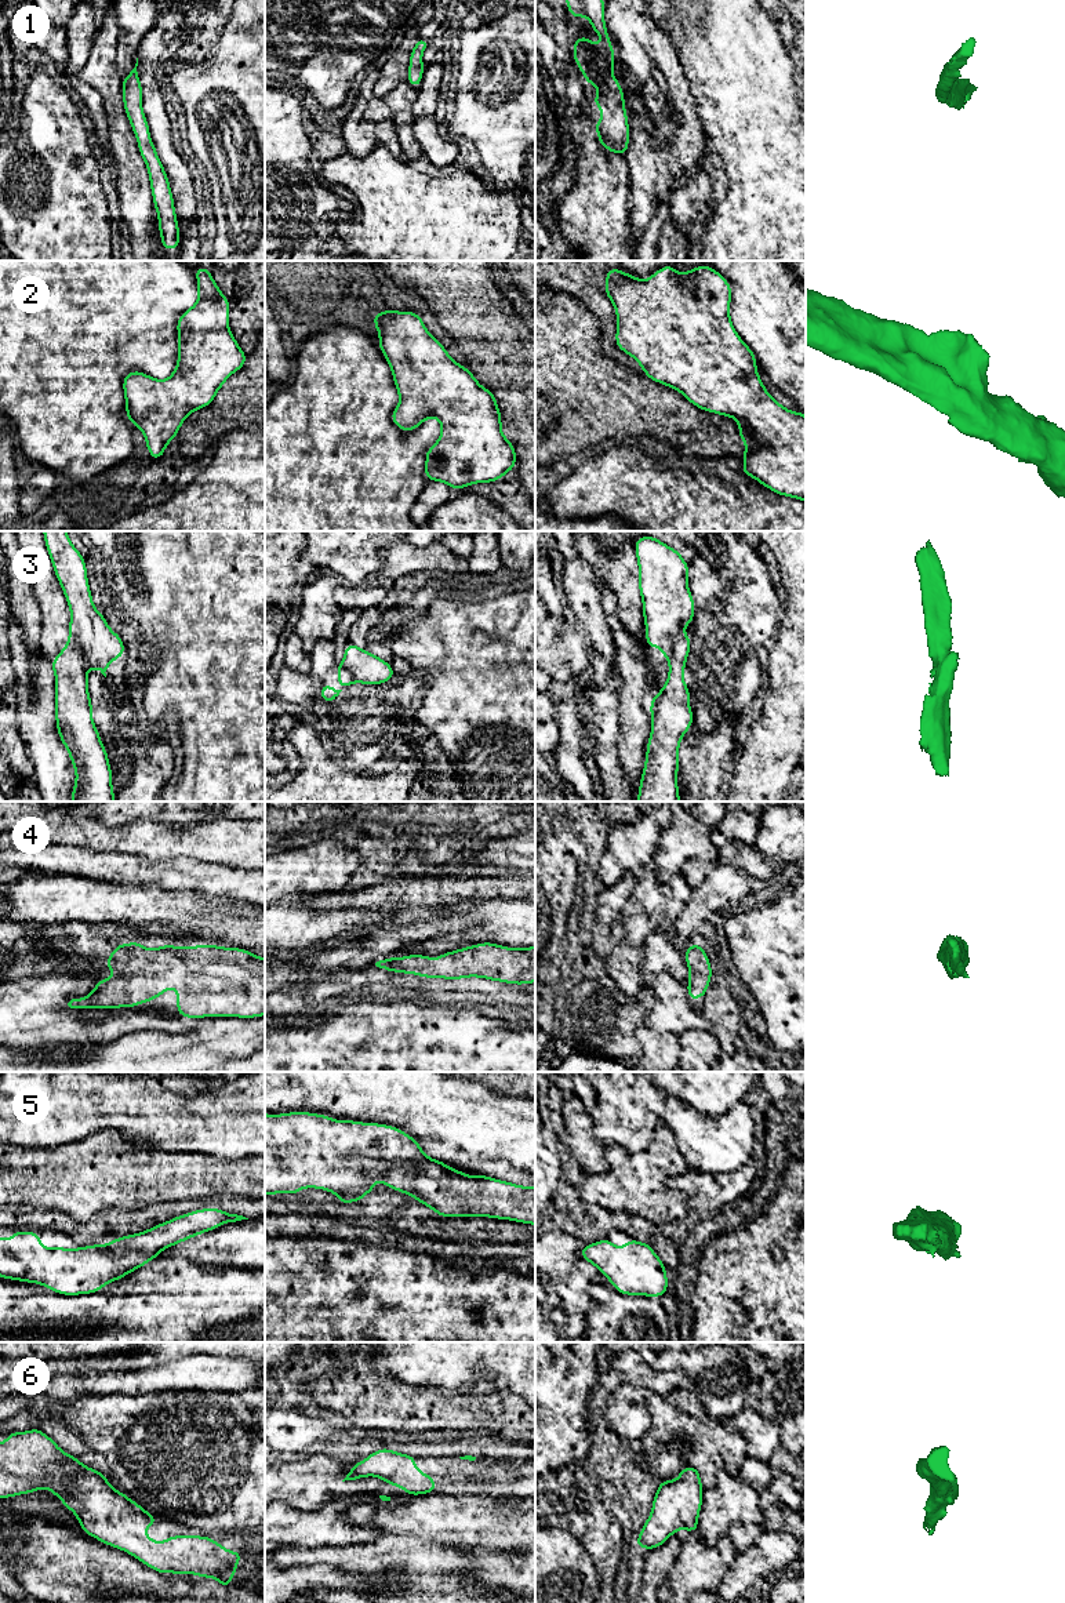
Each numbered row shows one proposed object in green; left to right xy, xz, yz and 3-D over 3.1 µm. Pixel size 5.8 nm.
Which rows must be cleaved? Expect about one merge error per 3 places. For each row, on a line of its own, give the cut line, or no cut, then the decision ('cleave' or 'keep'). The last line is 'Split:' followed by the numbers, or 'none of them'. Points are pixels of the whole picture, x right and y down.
1: cut none; keep
2: cut none; keep
3: cut xy (69, 631), (79, 646), (86, 669); cleave
4: cut none; keep
5: cut none; keep
6: cut none; keep
Split: 3

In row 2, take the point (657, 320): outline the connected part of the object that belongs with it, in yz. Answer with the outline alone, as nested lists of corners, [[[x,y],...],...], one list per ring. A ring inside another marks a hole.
[[[706,263],[691,268],[684,275],[666,265],[654,272],[648,280],[611,268],[606,273],[604,292],[617,313],[615,345],[640,364],[647,378],[679,390],[704,411],[734,418],[739,428],[738,437],[746,443],[741,472],[778,495],[806,502],[806,415],[803,411],[786,410],[763,385],[756,370],[755,353],[739,338],[731,323],[730,283]]]

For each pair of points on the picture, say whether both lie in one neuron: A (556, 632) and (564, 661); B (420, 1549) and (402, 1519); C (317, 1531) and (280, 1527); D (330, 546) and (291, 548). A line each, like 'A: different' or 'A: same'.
A: same
B: different
C: same
D: different

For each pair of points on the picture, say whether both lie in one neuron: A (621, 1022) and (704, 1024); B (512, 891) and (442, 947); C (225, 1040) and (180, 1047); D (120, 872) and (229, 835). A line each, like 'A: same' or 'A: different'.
A: different
B: different
C: same
D: different

